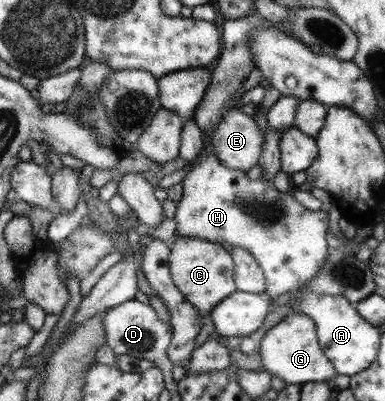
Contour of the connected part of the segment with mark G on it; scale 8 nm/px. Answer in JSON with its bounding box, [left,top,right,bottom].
[258,311,337,384]

